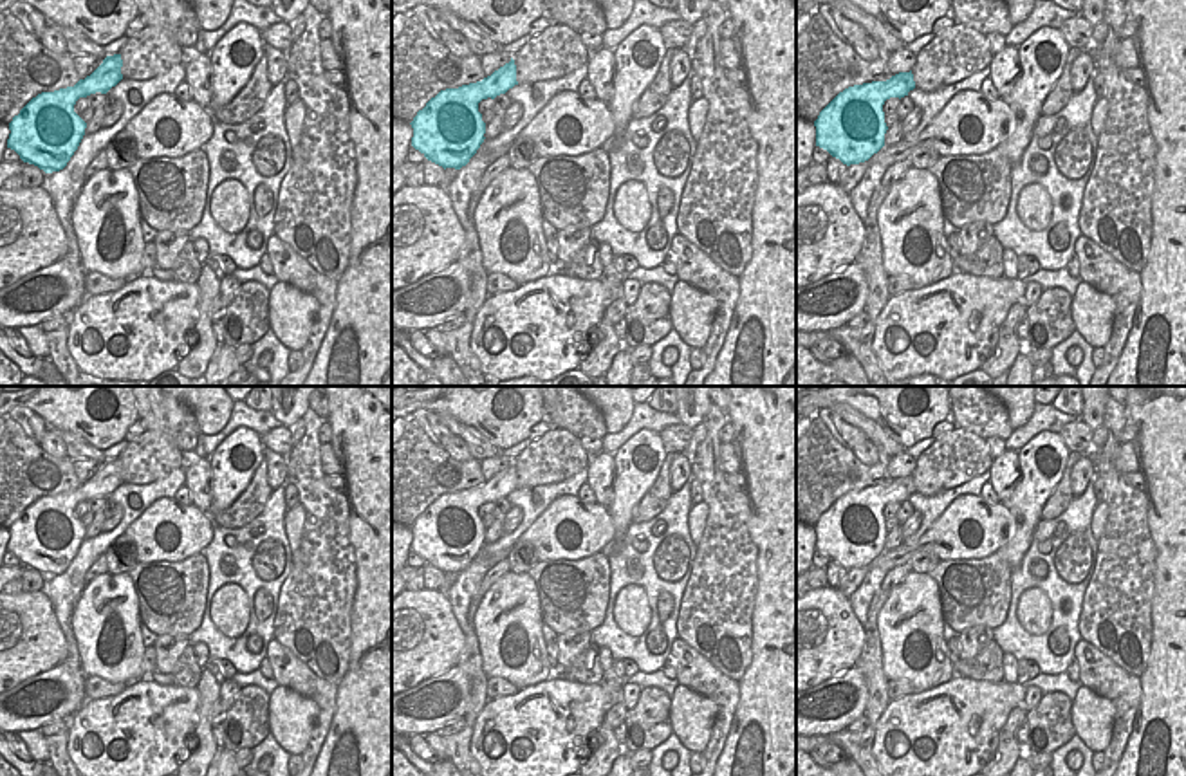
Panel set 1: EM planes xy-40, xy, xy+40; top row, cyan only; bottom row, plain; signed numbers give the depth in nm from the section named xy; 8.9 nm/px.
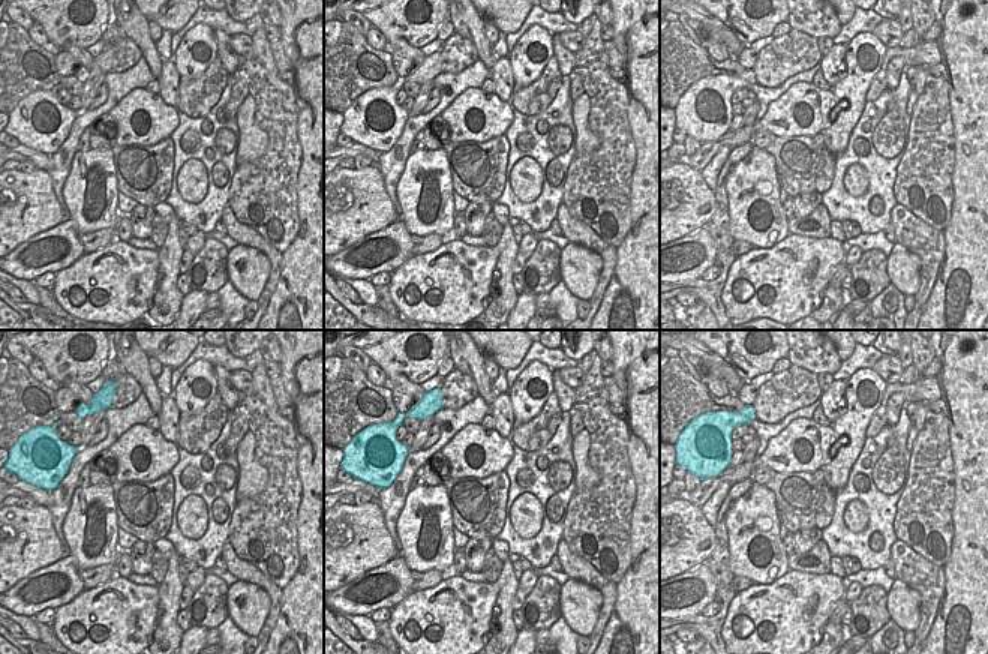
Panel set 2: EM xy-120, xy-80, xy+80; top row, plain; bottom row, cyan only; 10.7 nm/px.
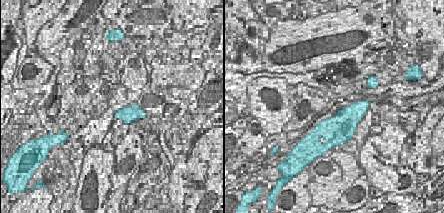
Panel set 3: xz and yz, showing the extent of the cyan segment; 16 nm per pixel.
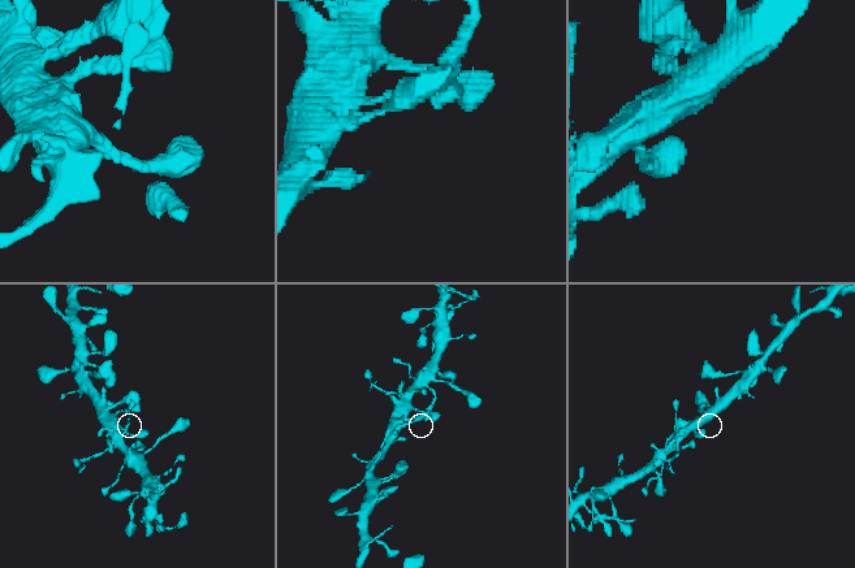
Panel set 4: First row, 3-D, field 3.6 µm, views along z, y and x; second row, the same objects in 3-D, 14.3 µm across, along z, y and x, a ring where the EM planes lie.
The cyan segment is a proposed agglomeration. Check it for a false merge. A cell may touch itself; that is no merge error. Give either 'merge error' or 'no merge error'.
no merge error

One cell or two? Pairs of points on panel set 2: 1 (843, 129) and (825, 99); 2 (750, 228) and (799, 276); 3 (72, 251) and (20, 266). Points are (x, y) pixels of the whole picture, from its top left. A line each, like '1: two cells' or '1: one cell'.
1: two cells
2: two cells
3: one cell

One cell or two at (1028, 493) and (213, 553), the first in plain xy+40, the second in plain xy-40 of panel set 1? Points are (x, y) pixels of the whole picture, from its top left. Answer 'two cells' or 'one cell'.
two cells

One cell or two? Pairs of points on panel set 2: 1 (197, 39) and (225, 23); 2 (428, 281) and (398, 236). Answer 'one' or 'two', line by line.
1: two
2: two

